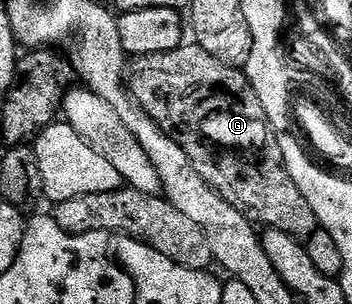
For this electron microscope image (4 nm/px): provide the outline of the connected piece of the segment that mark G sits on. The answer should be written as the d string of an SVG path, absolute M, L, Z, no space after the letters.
M184 42L177 50L165 54L149 54L138 57L130 65L125 87L134 103L170 140L175 140L185 150L191 167L205 178L205 182L225 202L229 202L243 217L256 226L276 228L296 238L306 238L317 231L313 206L305 202L305 194L289 178L281 154L281 146L275 137L265 110L251 88L251 83L239 68L217 62L199 44Z

